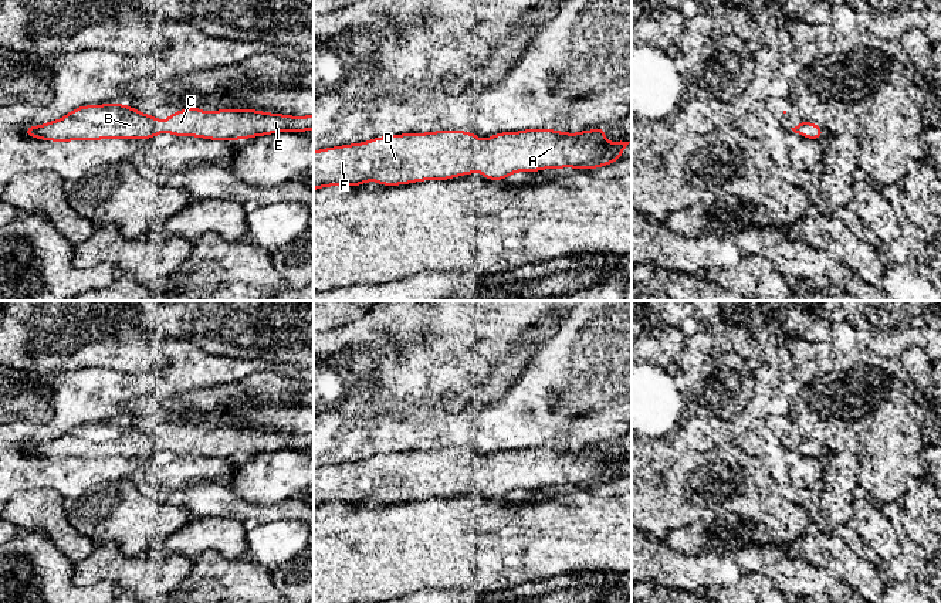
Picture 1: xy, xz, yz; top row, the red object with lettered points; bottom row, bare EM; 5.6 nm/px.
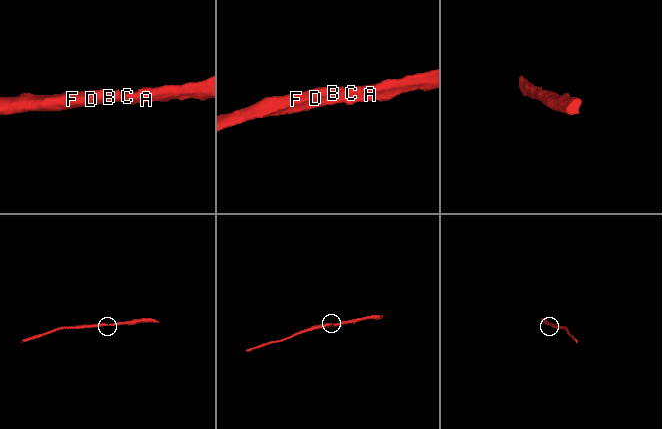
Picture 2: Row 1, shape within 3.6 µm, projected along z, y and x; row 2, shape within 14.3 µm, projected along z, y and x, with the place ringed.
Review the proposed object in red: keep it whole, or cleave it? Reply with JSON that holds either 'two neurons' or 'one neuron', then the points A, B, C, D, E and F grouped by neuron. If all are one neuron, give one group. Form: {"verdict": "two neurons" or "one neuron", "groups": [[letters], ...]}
{"verdict": "one neuron", "groups": [["A", "B", "C", "D", "E", "F"]]}

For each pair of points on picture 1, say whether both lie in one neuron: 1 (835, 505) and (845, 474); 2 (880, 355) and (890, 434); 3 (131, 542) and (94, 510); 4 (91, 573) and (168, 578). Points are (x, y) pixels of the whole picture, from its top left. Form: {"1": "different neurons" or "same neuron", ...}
{"1": "same neuron", "2": "different neurons", "3": "same neuron", "4": "same neuron"}

